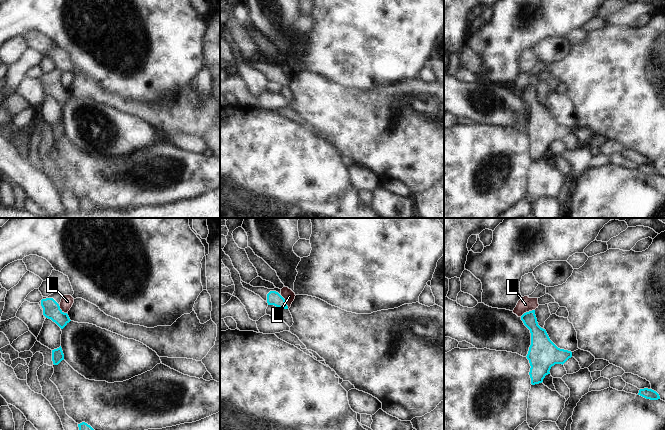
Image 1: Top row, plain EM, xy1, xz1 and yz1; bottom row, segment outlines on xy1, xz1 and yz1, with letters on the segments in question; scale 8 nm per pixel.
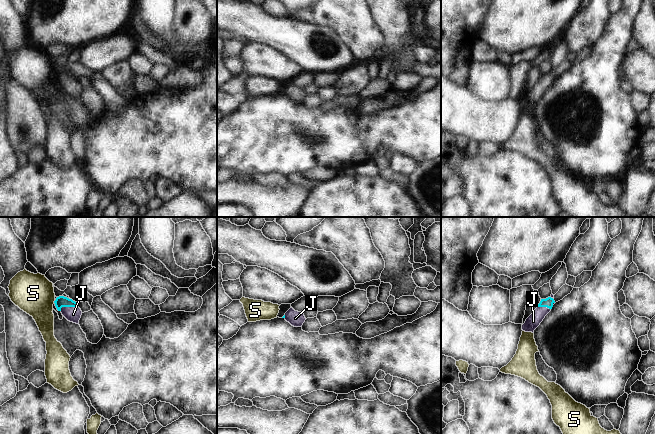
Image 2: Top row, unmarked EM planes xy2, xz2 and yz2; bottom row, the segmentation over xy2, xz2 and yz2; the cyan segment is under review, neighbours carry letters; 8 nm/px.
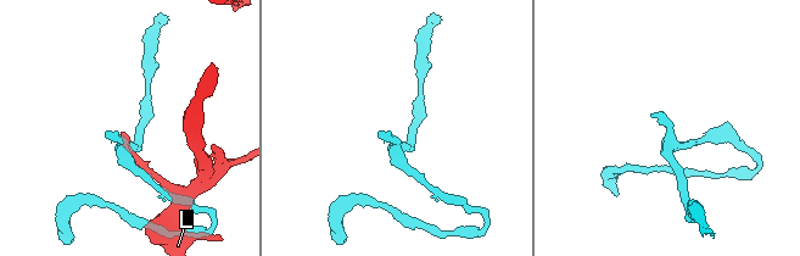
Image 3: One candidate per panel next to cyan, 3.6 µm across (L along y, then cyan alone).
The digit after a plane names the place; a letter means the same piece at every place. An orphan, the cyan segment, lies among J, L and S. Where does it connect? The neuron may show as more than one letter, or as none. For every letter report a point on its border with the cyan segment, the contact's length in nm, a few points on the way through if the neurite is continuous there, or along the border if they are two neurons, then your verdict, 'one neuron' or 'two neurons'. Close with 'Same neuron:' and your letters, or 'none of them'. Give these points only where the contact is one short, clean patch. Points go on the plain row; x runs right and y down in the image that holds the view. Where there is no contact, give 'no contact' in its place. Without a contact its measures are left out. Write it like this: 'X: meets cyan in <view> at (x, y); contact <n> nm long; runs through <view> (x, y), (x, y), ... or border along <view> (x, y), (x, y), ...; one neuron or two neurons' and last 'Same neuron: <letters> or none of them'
J: meets cyan in xy2 at (68, 82); contact 150 nm long; runs through xy2 (61, 77), (68, 82), (73, 90); one neuron
L: meets cyan in xz1 at (285, 77); contact 140 nm long; border along xz1 (279, 70), (284, 75), (288, 84); two neurons
S: meets cyan in xy2 at (54, 77); contact 30 nm long; border along xy2 (55, 76), (53, 78); two neurons
Same neuron: J

